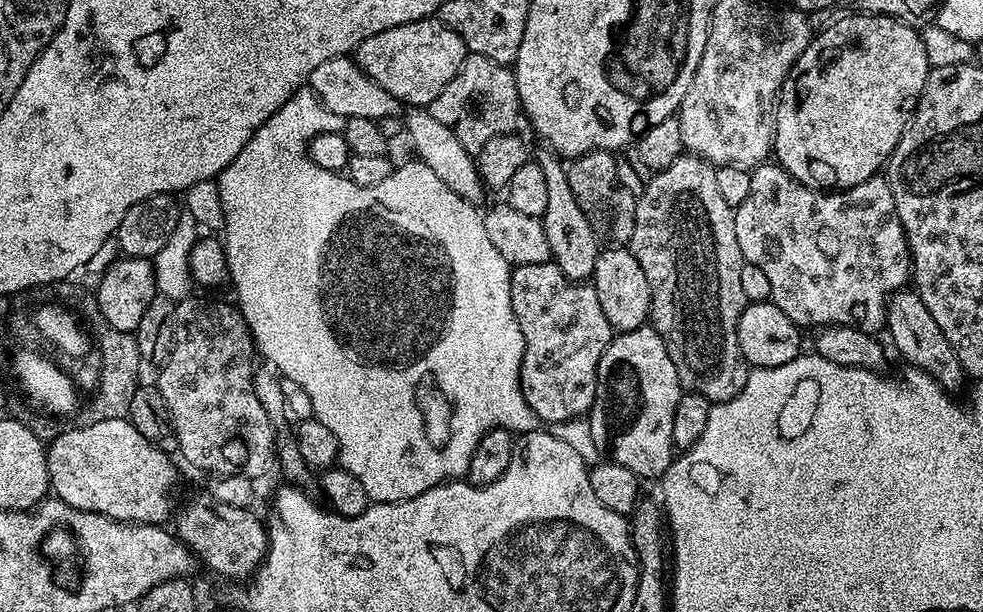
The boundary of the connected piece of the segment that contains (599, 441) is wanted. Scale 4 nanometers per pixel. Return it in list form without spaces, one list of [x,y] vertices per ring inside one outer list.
[[[645,326],[613,335],[608,349],[602,354],[602,362],[598,362],[596,393],[592,409],[586,417],[593,446],[604,452],[600,454],[607,459],[626,466],[626,470],[634,470],[634,474],[645,481],[652,480],[655,476],[656,479],[663,477],[664,471],[670,467],[674,459],[674,410],[678,410],[681,395],[678,370],[674,370],[674,362],[670,362],[666,342],[662,342],[655,328]]]

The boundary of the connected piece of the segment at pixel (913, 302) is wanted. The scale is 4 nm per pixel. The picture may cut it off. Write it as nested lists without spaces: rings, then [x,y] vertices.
[[[915,290],[893,292],[888,297],[888,313],[884,315],[886,336],[892,339],[894,347],[900,351],[902,359],[917,372],[925,372],[930,378],[937,380],[947,392],[955,393],[966,381],[966,373],[962,362],[958,362],[958,354],[954,354],[954,346],[946,342],[946,334],[934,322],[930,310],[926,310],[926,302]]]

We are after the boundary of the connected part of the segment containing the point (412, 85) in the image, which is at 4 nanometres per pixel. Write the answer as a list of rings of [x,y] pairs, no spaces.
[[[438,18],[406,22],[366,38],[356,47],[354,59],[367,76],[382,90],[394,94],[404,106],[427,106],[446,90],[446,82],[458,74],[468,47]]]

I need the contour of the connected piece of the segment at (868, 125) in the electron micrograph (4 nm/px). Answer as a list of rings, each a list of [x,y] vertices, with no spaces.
[[[851,14],[841,20],[833,22],[829,28],[824,28],[813,35],[812,40],[806,46],[806,50],[794,62],[790,74],[784,79],[784,85],[780,87],[780,99],[776,102],[776,133],[772,139],[775,163],[785,168],[799,184],[806,184],[817,190],[843,190],[853,188],[862,182],[866,182],[871,176],[877,175],[887,165],[892,151],[898,146],[904,132],[912,119],[912,113],[916,111],[916,104],[920,101],[920,95],[924,89],[924,83],[930,71],[930,65],[926,58],[926,46],[922,42],[920,32],[913,25],[904,24],[889,16],[865,16],[863,14]]]

